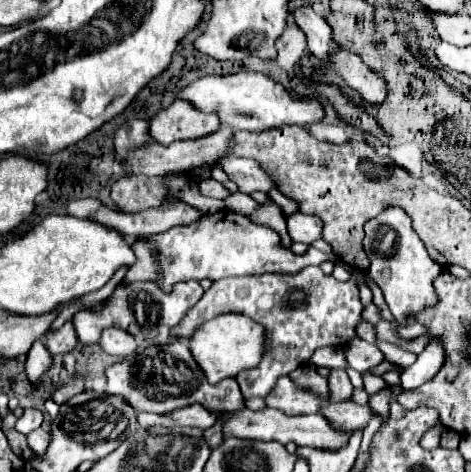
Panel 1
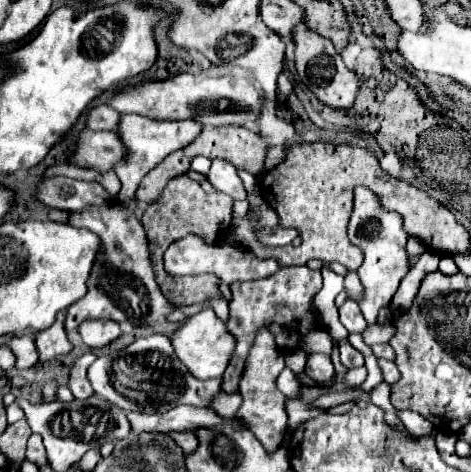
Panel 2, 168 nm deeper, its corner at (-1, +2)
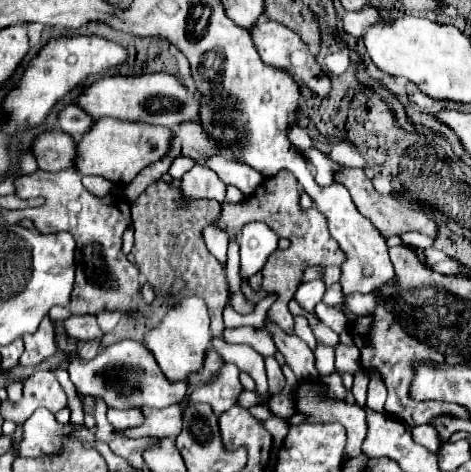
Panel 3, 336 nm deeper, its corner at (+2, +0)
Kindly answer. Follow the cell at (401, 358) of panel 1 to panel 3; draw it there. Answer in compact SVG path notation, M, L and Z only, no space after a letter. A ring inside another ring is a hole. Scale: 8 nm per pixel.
M369 370L369 376L371 380L369 380L369 390L367 390L367 404L371 404L375 410L383 410L383 404L387 398L385 382L375 370Z

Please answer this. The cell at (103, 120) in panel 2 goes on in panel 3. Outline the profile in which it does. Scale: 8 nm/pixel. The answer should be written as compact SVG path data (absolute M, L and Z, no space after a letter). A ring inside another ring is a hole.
M69 106L59 114L59 124L61 124L61 130L71 134L75 140L81 140L83 134L87 134L87 130L91 130L95 122L83 108Z

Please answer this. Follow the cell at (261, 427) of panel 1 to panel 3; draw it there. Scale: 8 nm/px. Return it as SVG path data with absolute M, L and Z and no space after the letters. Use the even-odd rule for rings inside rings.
M109 408L107 418L117 430L135 428L135 426L141 426L145 422L145 416L141 414L141 410L111 410Z

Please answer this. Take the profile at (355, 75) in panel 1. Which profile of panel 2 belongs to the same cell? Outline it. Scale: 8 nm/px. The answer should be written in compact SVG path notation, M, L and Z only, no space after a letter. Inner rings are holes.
M296 30L292 36L292 42L294 42L294 64L298 70L300 82L306 84L312 90L312 94L326 106L350 108L358 92L358 76L344 66L338 54L334 54L332 42L312 30Z

